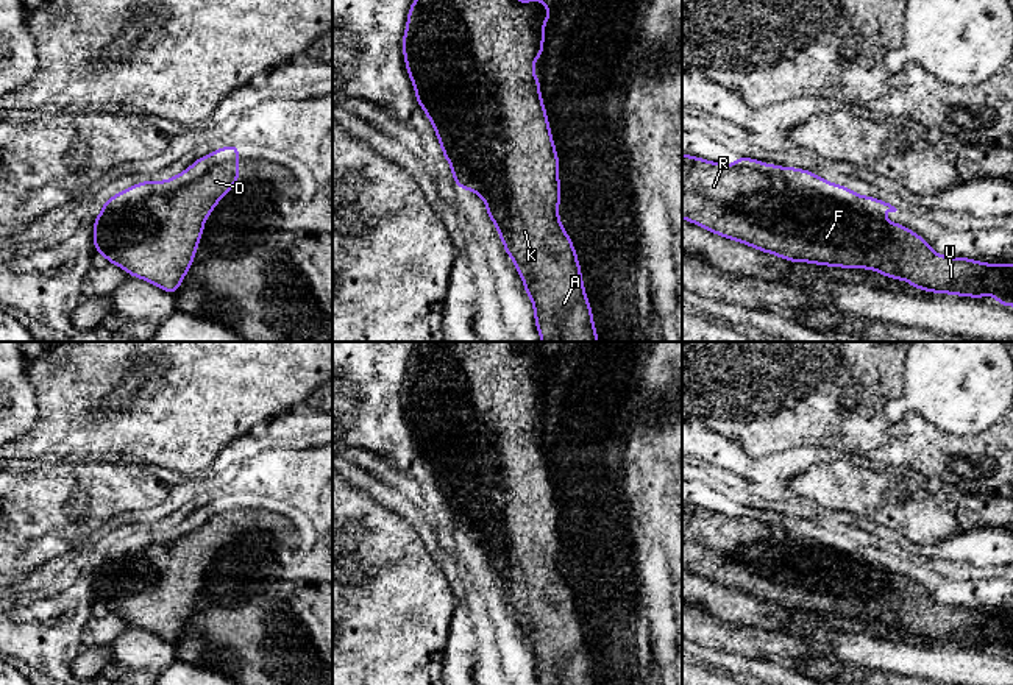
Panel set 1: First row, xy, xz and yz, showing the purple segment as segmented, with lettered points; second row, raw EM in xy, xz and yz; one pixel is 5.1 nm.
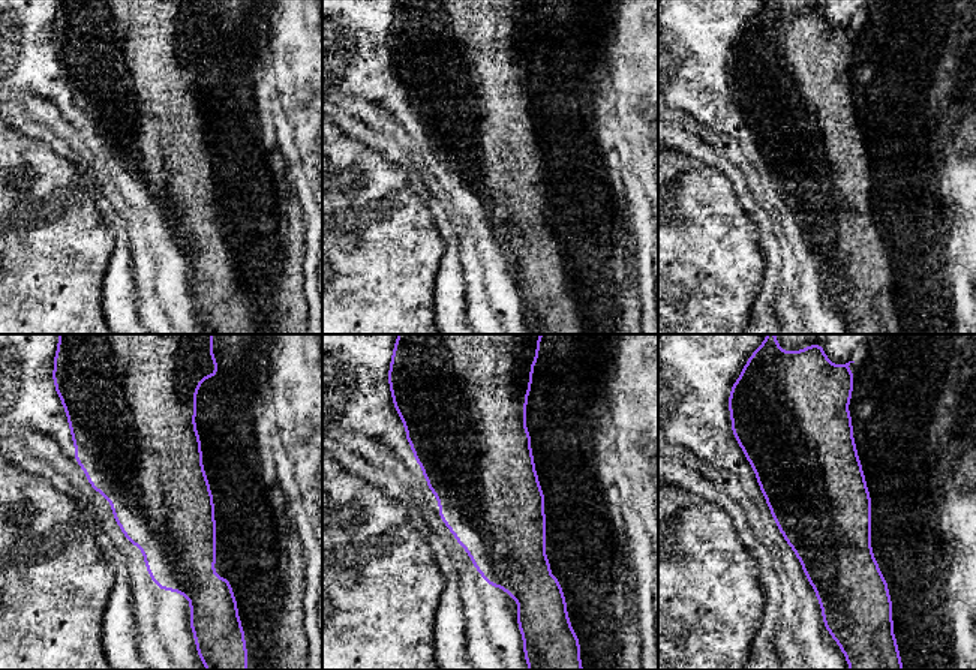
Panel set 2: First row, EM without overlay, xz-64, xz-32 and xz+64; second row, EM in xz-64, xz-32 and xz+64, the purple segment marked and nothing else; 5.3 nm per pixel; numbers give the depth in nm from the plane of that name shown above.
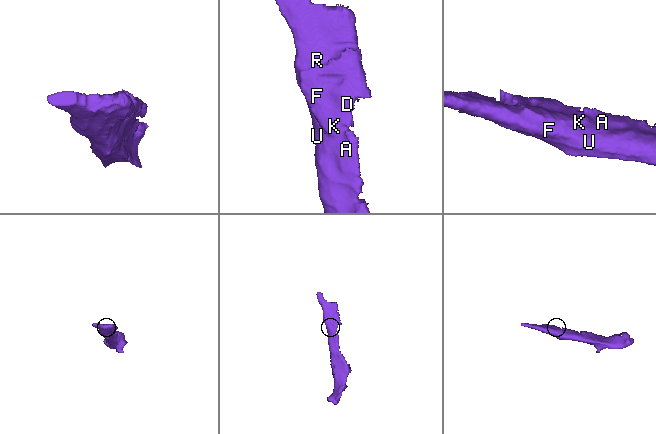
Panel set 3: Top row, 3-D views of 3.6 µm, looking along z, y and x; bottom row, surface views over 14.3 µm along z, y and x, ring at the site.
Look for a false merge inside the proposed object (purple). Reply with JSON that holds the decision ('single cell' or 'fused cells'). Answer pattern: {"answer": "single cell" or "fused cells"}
{"answer": "single cell"}

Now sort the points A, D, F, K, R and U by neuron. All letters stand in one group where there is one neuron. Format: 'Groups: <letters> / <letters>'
Groups: A D F K R U

